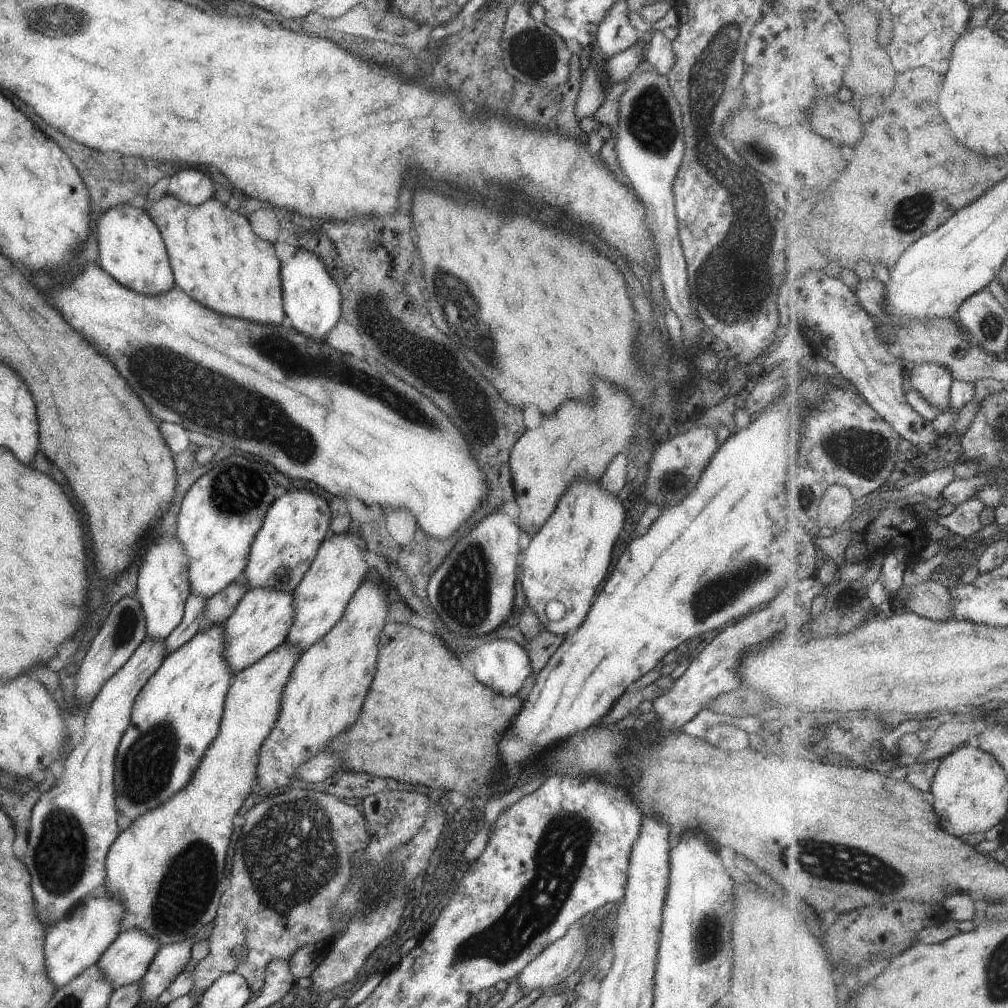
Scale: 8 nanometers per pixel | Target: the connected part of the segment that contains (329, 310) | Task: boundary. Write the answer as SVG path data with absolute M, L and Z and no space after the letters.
M297 249L291 258L280 263L279 270L282 309L286 323L306 337L325 341L326 332L329 332L331 327L343 318L339 316L339 302L341 302L339 288L335 286L333 278L327 274L325 265L310 250Z

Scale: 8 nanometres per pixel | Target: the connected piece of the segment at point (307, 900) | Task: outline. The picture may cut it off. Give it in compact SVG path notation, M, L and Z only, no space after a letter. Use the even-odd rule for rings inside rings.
M292 786L289 790L282 793L267 796L267 798L261 800L261 802L255 803L251 810L247 810L245 822L243 822L243 828L241 828L241 836L239 836L239 840L237 840L237 844L235 844L231 866L229 873L227 873L229 884L220 896L220 903L218 904L216 915L214 916L211 934L206 938L207 942L209 942L209 953L203 959L198 960L197 964L194 965L192 971L193 986L189 993L194 993L195 995L195 993L203 992L218 976L225 973L240 974L244 980L247 981L250 991L255 992L263 986L265 965L271 962L271 960L285 959L287 961L300 946L309 943L313 944L322 939L327 940L327 938L332 935L341 936L344 930L334 927L334 920L330 917L330 913L334 912L334 908L337 907L336 901L349 880L351 872L350 854L365 848L369 842L370 836L365 832L365 824L363 821L363 816L357 811L355 806L351 806L351 804L347 805L345 802L341 802L341 799L333 795ZM235 947L243 947L246 952L241 960L237 960L233 956L232 950Z

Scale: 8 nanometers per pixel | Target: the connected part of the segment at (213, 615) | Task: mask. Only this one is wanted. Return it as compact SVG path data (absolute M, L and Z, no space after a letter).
M233 581L224 586L219 592L213 594L206 600L203 620L199 631L213 623L221 623L231 614L235 605L245 594L246 586L242 582Z

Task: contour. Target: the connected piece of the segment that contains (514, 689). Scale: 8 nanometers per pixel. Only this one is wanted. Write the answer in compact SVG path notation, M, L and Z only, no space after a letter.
M513 641L487 642L468 652L467 658L474 665L474 678L504 697L517 695L525 678L532 673L524 645Z

